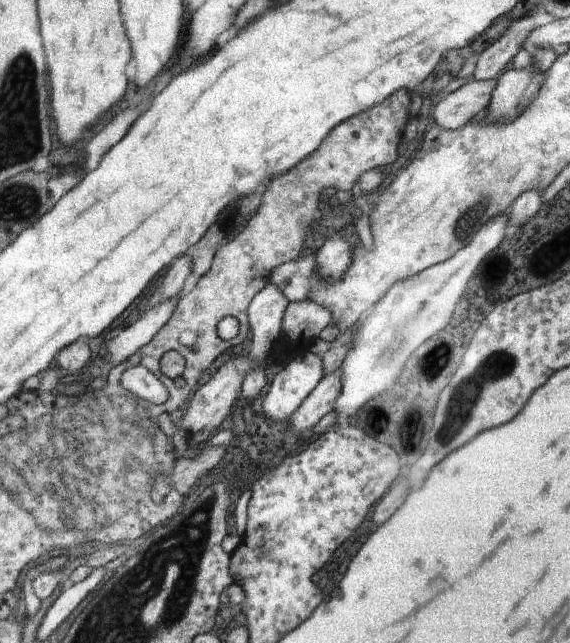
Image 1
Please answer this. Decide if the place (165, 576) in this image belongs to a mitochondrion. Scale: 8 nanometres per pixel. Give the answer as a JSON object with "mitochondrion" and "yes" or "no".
{"mitochondrion":"yes"}

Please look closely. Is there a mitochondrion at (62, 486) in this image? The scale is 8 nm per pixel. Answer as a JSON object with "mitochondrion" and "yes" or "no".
{"mitochondrion":"yes"}

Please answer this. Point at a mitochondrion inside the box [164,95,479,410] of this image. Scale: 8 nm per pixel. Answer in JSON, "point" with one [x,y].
{"point":[230,219]}

